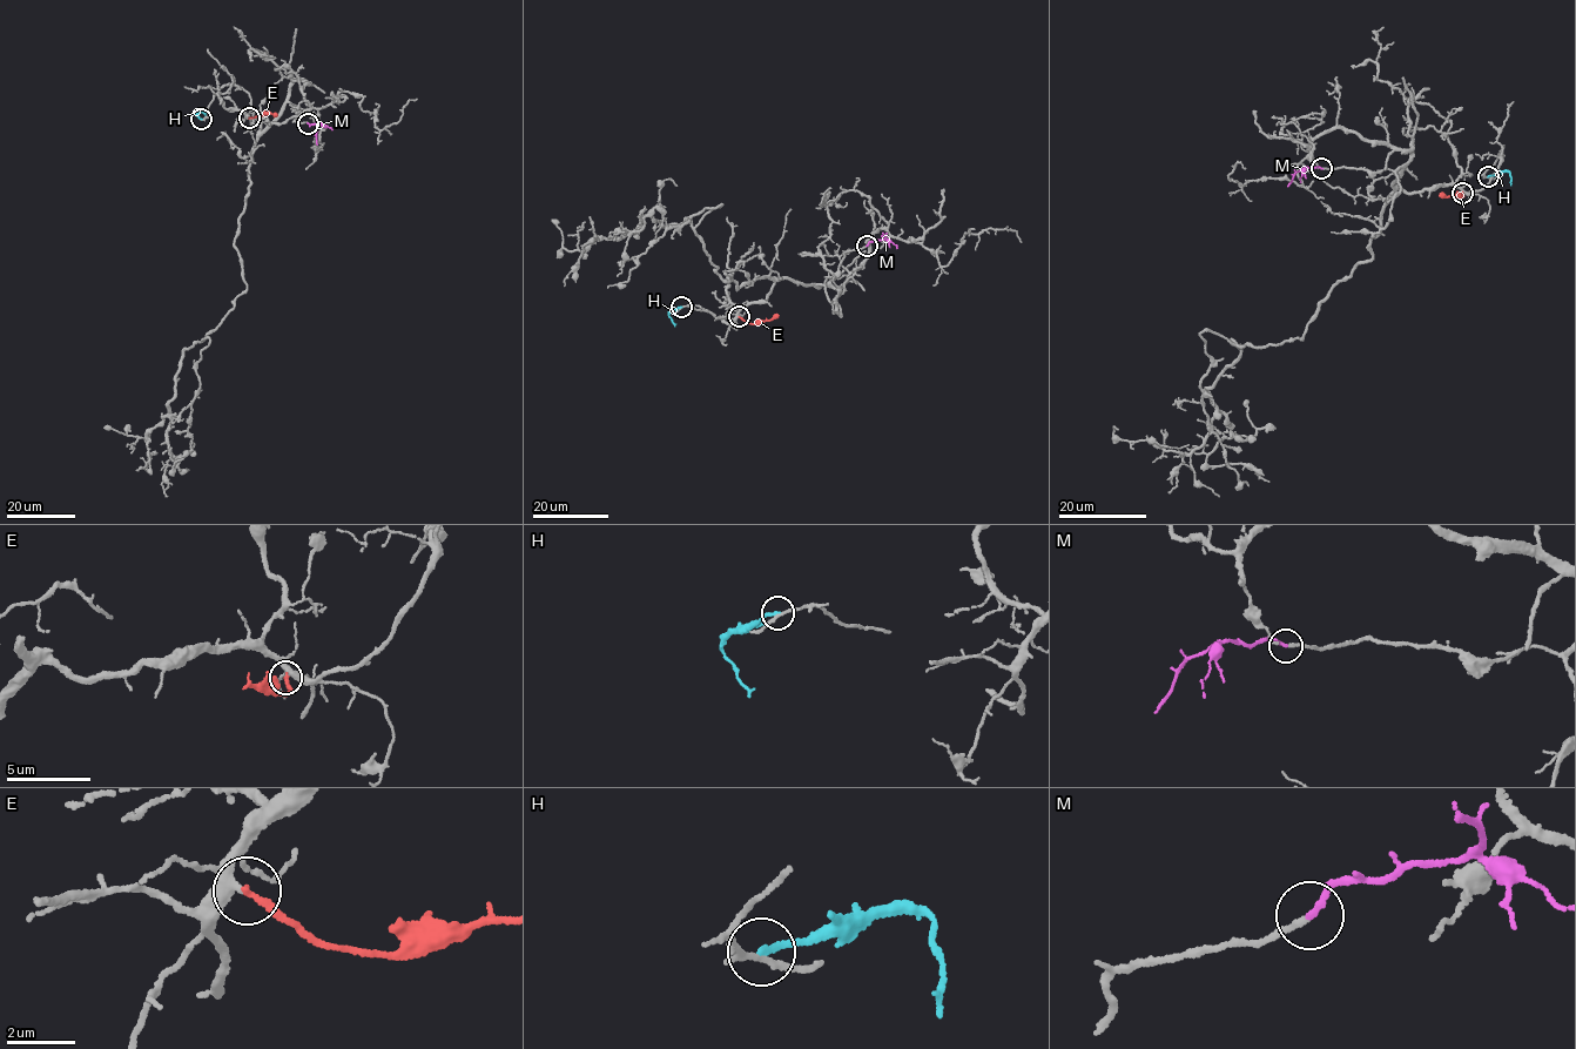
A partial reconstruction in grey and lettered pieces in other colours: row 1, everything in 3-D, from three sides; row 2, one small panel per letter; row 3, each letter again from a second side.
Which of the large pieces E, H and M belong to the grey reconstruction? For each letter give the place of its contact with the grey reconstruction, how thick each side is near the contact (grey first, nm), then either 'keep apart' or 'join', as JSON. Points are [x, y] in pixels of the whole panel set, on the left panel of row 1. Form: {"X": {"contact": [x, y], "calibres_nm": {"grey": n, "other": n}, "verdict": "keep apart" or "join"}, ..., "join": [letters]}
{"E": {"contact": [249, 118], "calibres_nm": {"grey": 260, "other": 200}, "verdict": "join"}, "H": {"contact": [201, 119], "calibres_nm": {"grey": 170, "other": 180}, "verdict": "keep apart"}, "M": {"contact": [308, 123], "calibres_nm": {"grey": 180, "other": 200}, "verdict": "join"}, "join": ["E", "M"]}

